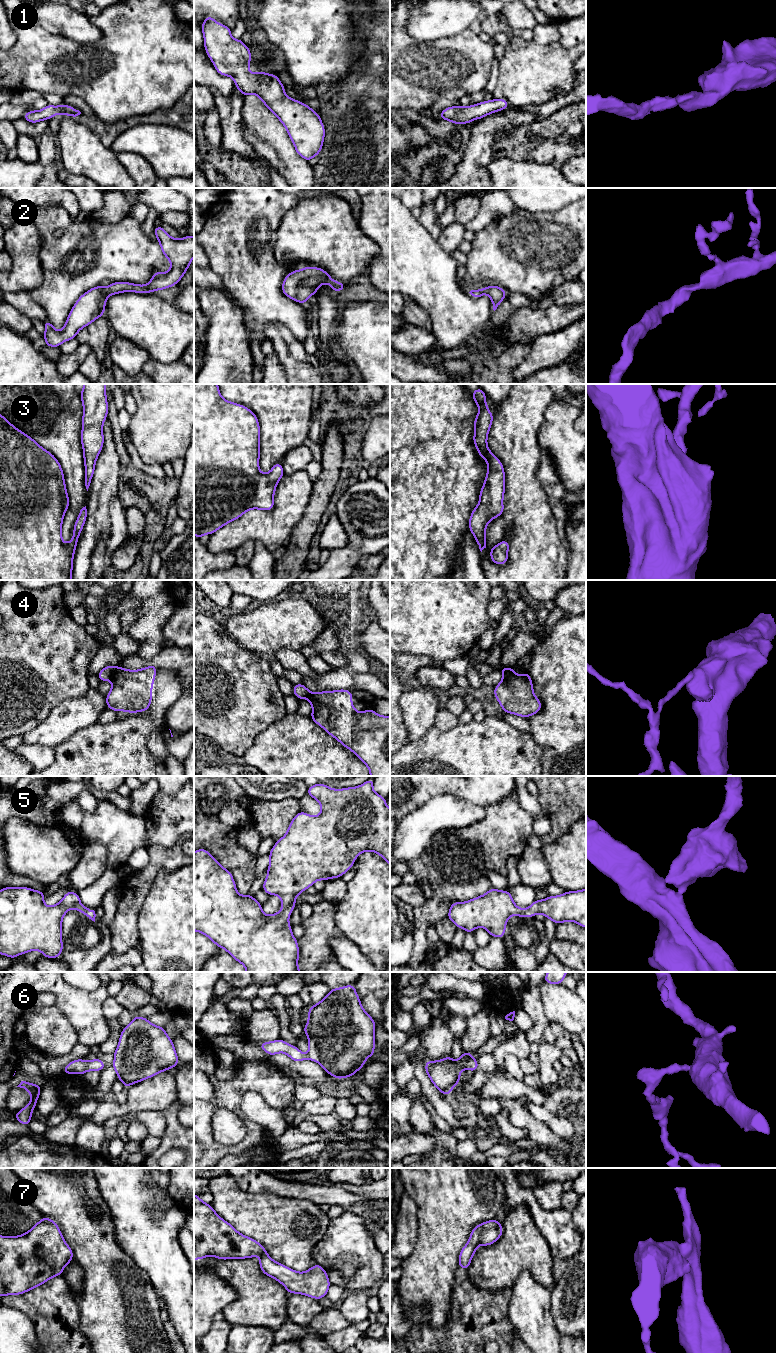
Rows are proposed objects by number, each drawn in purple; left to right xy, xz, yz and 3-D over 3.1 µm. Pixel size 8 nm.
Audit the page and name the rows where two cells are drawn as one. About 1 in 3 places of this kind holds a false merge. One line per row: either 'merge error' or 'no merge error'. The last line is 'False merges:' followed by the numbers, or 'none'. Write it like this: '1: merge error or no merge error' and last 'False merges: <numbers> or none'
1: no merge error
2: no merge error
3: no merge error
4: merge error
5: no merge error
6: no merge error
7: no merge error
False merges: 4

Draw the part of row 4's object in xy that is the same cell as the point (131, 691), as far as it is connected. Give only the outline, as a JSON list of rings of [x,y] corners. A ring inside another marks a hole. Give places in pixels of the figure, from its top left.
[[[156,664],[139,670],[117,666],[111,679],[111,690],[106,696],[106,706],[115,712],[147,711],[151,705],[156,669]]]

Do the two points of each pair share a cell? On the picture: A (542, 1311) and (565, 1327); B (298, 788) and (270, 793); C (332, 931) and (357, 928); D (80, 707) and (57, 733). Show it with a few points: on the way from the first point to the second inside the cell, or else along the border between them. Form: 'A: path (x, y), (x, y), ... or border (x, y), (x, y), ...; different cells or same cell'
A: border (552, 1294), (551, 1316), (560, 1337); different cells
B: path (291, 788), (277, 788); same cell
C: border (337, 907), (335, 914), (336, 926), (345, 936); different cells
D: path (74, 713), (60, 727); same cell

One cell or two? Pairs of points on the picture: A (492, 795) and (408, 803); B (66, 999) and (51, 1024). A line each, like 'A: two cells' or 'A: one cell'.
A: one cell
B: two cells

